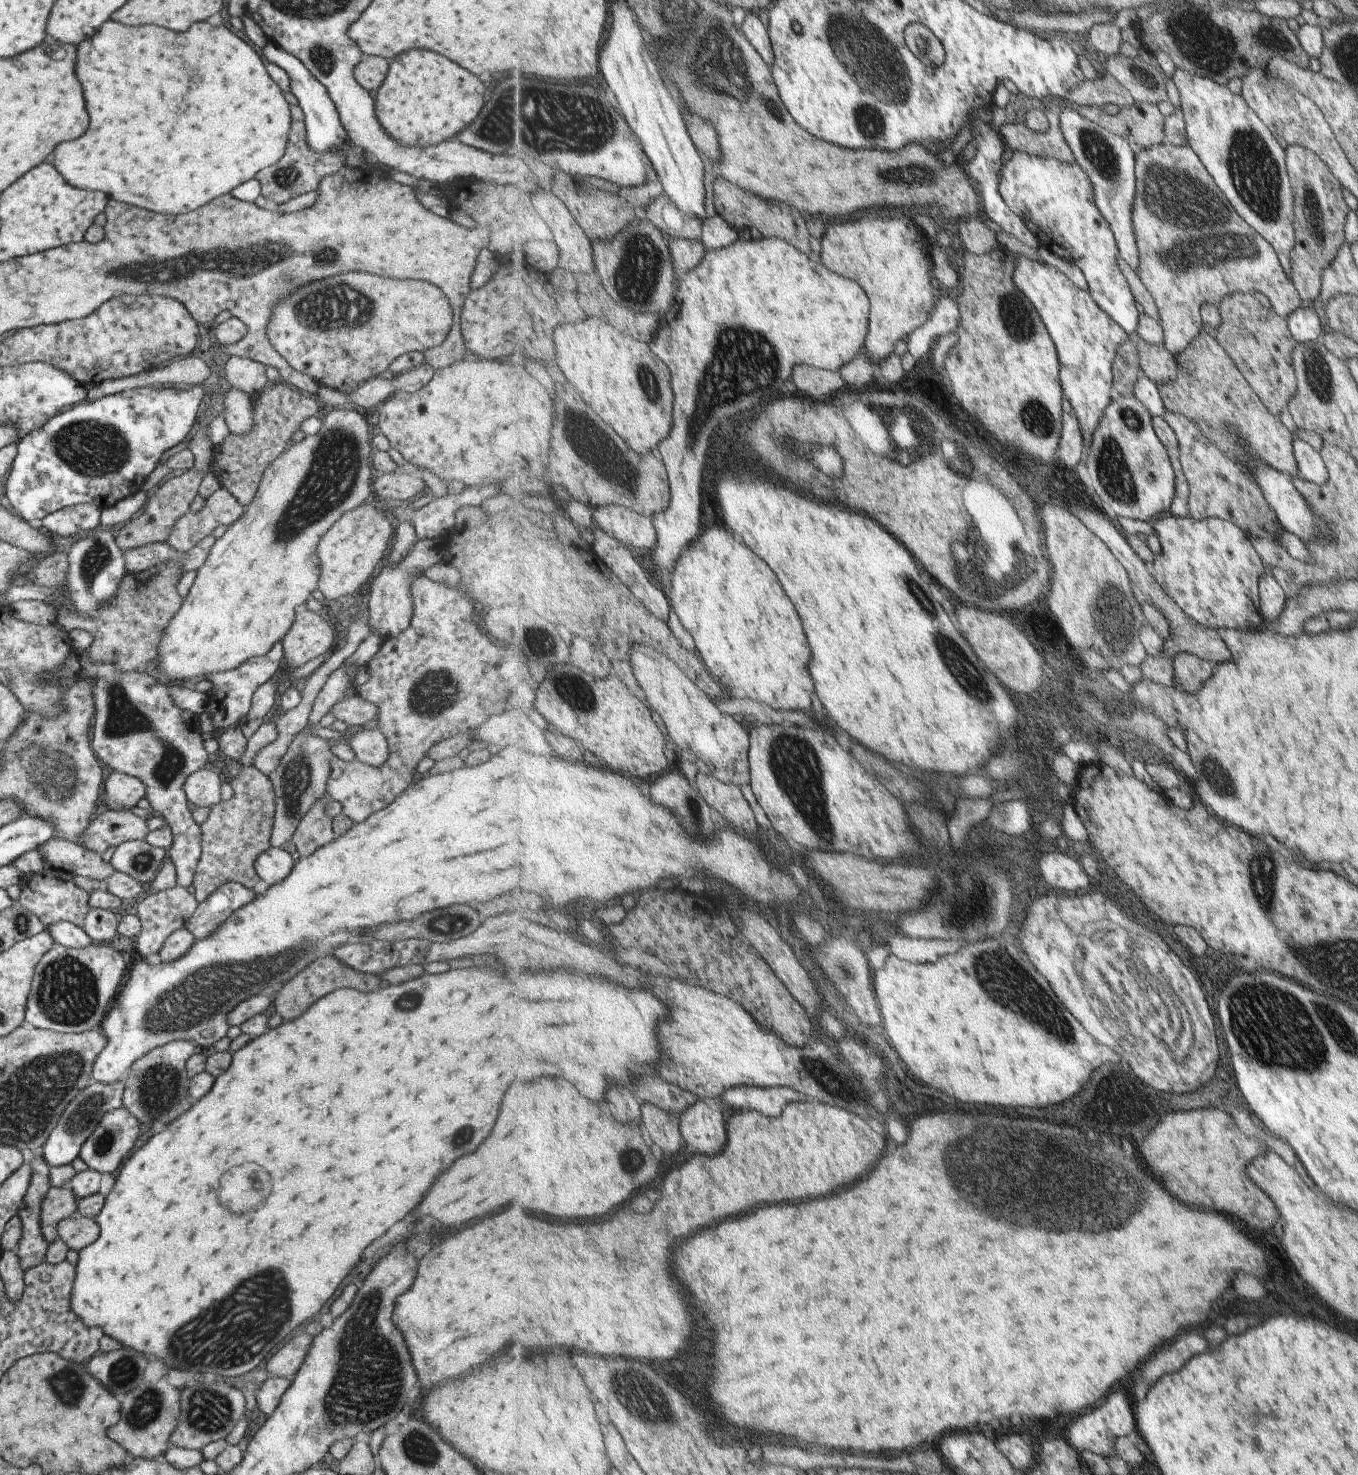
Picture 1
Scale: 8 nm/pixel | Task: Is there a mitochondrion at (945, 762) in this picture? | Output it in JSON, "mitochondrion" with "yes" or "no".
{"mitochondrion":"no"}

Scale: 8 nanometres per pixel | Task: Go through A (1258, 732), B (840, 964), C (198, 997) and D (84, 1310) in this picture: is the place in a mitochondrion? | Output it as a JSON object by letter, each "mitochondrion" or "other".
{"A":"other","B":"mitochondrion","C":"mitochondrion","D":"other"}

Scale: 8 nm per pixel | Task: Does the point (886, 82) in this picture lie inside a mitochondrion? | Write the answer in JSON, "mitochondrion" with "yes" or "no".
{"mitochondrion":"yes"}

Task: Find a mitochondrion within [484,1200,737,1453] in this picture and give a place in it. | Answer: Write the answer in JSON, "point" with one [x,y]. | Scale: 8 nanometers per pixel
{"point":[657,1414]}

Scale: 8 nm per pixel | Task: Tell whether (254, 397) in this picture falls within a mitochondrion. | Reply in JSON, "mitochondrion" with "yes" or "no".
{"mitochondrion":"no"}

